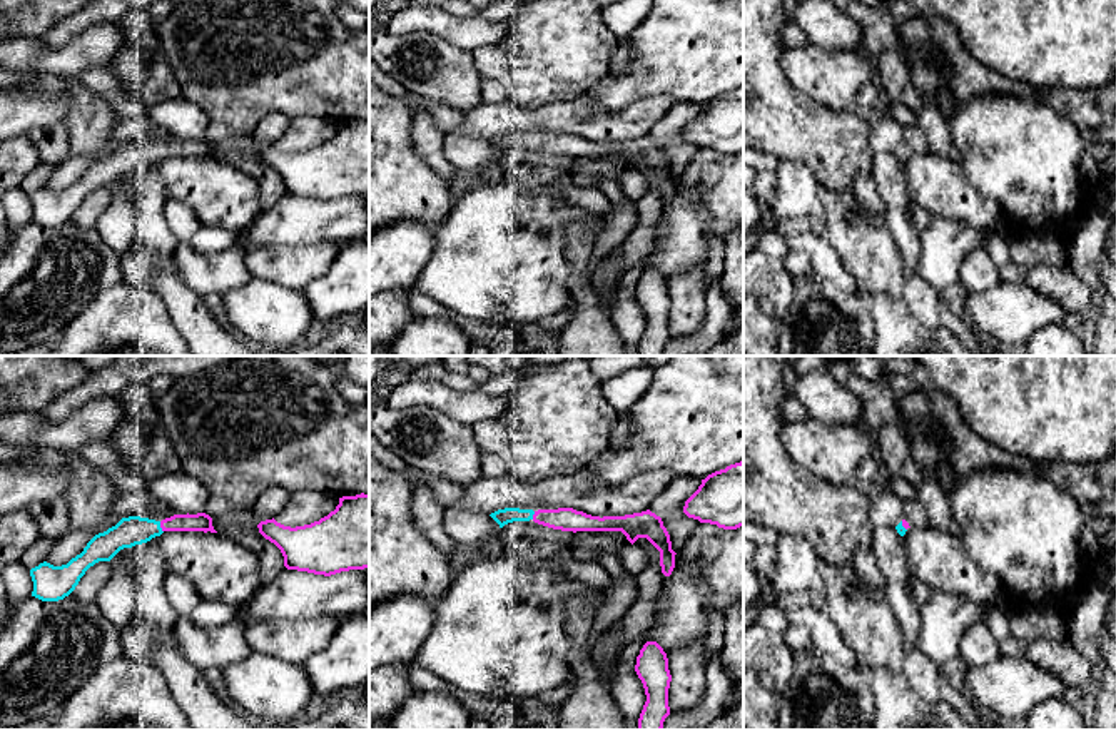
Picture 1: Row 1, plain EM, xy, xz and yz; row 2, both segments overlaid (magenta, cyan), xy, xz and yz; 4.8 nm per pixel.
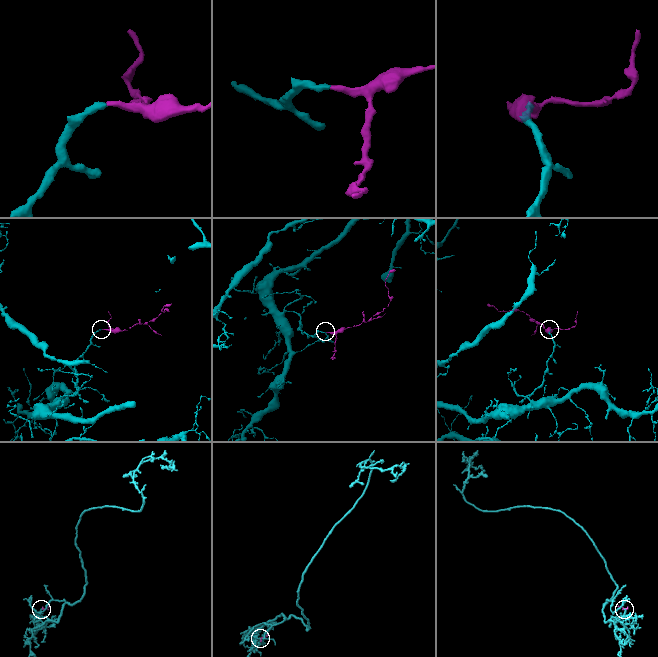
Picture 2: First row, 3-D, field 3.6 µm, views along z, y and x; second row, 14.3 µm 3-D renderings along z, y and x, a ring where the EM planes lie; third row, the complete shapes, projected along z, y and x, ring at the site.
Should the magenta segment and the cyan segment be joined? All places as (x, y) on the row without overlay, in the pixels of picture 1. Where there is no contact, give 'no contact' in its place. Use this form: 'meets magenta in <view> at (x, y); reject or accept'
meets magenta in xy at (161, 152); accept

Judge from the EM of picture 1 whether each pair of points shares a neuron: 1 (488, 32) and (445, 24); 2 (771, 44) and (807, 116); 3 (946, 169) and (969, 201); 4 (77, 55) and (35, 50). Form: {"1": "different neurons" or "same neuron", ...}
{"1": "same neuron", "2": "same neuron", "3": "same neuron", "4": "same neuron"}

